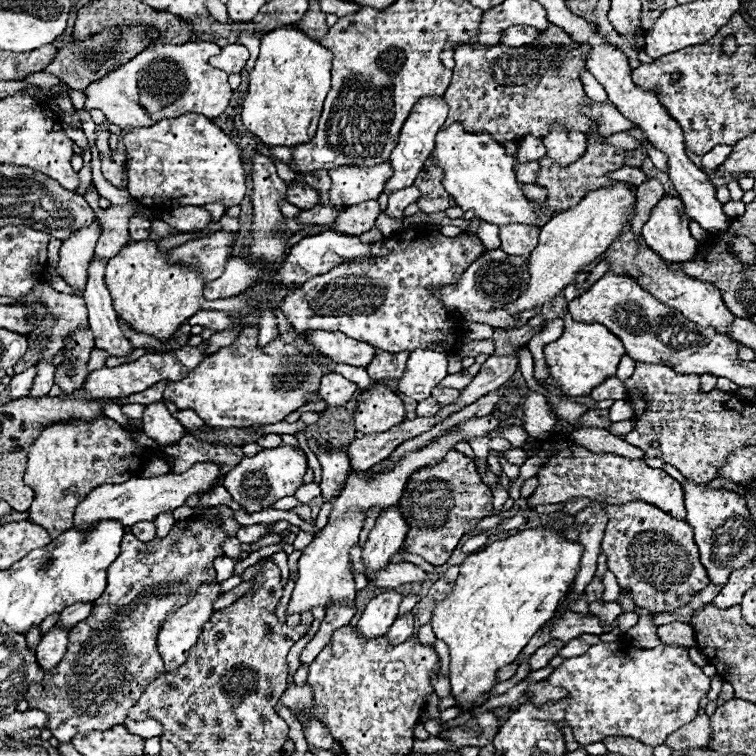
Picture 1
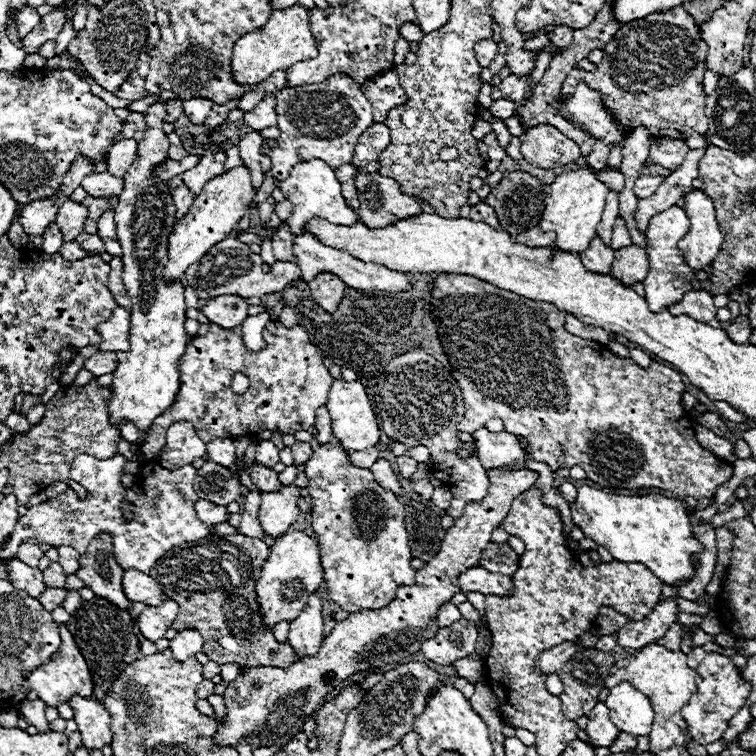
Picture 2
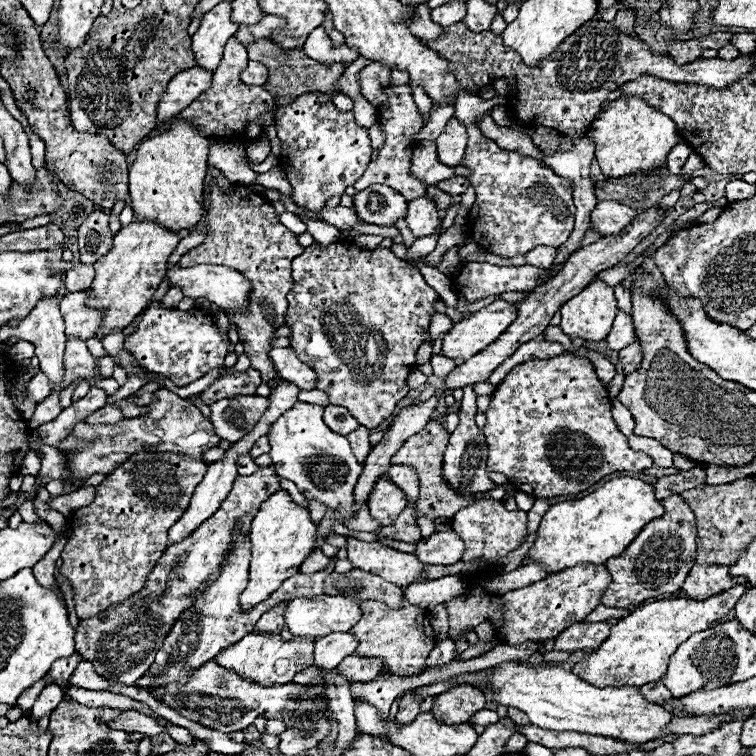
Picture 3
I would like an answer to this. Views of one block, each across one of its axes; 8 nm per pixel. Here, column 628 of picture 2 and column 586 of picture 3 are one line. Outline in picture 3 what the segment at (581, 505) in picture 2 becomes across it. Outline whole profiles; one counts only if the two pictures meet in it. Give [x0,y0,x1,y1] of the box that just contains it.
[522,476,664,574]

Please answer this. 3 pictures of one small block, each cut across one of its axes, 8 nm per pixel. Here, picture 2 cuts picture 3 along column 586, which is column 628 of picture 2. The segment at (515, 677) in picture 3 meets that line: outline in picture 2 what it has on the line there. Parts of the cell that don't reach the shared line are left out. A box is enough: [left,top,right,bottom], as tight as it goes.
[604,682,654,736]

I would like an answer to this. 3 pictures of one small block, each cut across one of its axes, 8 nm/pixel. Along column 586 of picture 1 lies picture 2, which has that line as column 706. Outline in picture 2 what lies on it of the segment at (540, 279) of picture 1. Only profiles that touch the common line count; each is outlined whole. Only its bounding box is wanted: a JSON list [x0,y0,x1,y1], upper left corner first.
[678,190,722,272]

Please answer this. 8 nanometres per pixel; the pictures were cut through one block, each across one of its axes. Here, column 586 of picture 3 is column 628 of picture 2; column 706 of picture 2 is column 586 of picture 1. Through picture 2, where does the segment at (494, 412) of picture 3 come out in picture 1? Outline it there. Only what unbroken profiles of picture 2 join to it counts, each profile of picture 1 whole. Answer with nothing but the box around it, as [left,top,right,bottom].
[528,434,686,520]

